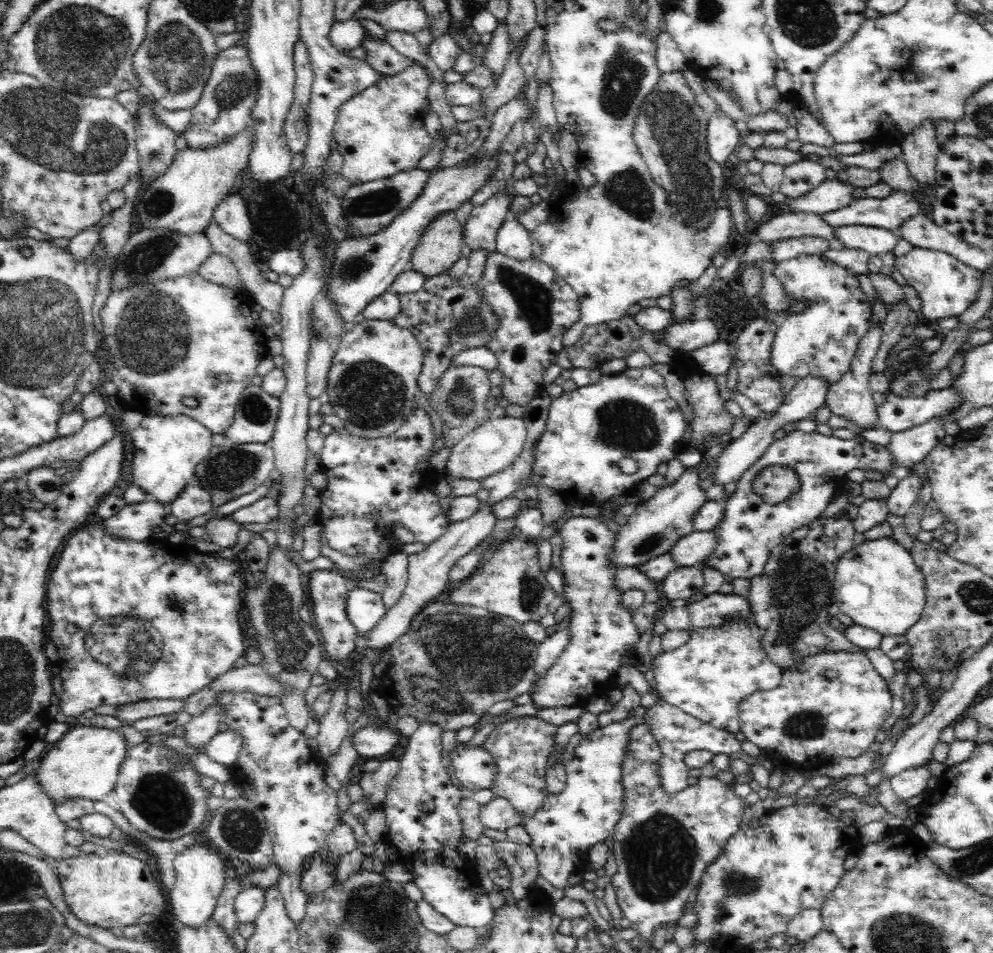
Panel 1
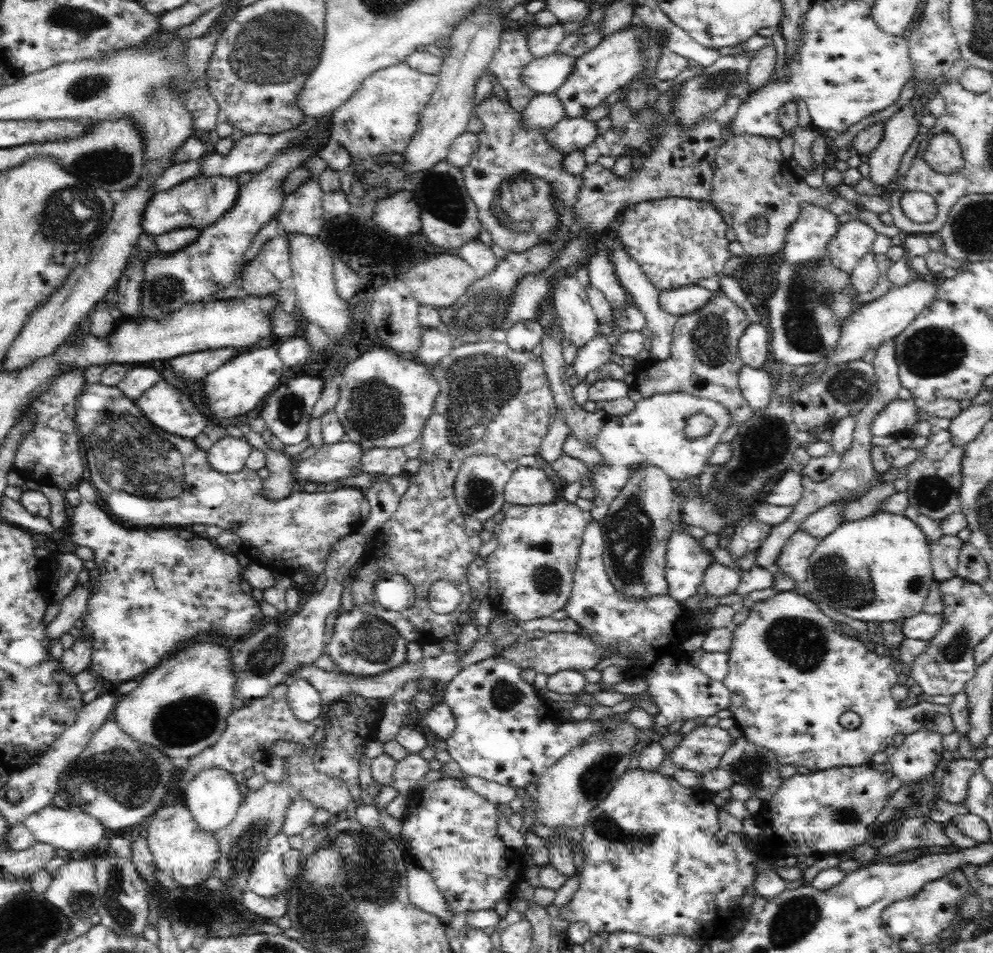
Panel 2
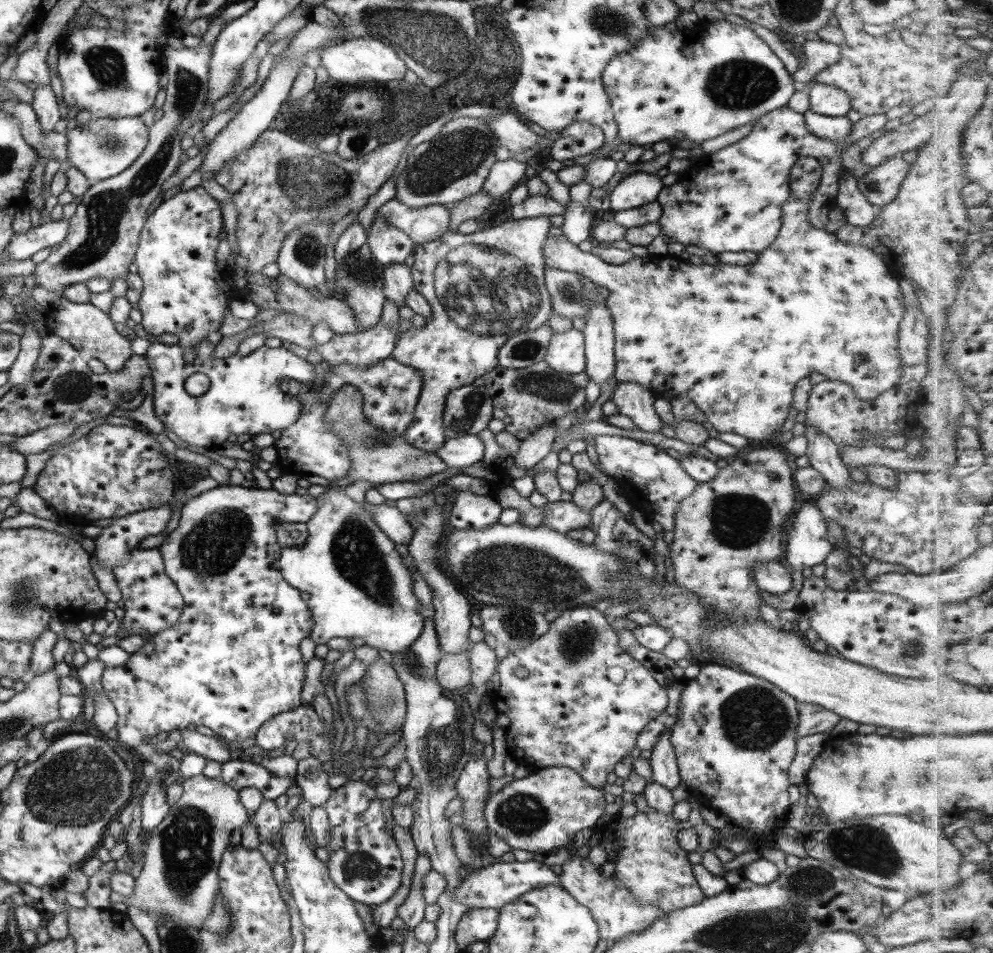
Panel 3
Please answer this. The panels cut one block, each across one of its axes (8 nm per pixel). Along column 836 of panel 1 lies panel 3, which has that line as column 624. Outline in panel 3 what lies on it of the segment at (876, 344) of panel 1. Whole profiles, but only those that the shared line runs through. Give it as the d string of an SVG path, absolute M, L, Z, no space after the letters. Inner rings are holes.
M623 381L614 388L609 400L615 405L617 413L631 419L637 429L658 432L661 422L653 410L656 397L649 389Z

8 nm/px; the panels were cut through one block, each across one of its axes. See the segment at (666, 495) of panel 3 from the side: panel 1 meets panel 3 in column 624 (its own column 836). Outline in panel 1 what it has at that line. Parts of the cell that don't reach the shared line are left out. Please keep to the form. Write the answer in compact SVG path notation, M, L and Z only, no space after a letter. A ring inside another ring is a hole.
M794 429L786 432L782 438L772 440L764 454L735 482L734 492L723 502L722 520L718 520L718 524L712 530L716 535L717 544L713 552L700 562L698 569L702 572L705 568L718 570L724 576L734 579L750 579L762 574L774 548L782 544L795 530L820 517L826 506L847 484L846 474L854 468L884 473L882 480L888 476L899 475L900 472L895 466L891 450L886 445L872 443L860 434L854 434L848 440L840 440L834 435L822 435L815 431L806 433Z

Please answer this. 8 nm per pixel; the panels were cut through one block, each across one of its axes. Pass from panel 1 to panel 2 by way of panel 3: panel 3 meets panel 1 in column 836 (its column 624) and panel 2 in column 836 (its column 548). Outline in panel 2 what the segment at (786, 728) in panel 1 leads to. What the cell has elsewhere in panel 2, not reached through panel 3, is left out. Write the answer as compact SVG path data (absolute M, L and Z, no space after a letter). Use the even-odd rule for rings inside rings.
M795 590L776 593L768 599L751 603L746 620L736 624L734 630L730 632L730 650L726 652L728 655L728 672L724 680L721 680L726 689L730 691L730 704L728 704L727 709L731 712L731 716L736 724L741 728L743 740L754 745L755 748L764 748L767 752L772 752L775 755L775 761L781 766L789 764L795 768L806 767L810 770L810 773L814 773L835 767L856 767L870 764L872 757L876 753L885 752L890 745L894 744L894 736L897 734L904 734L907 737L921 730L937 730L942 735L954 732L954 723L952 723L952 717L950 717L947 705L924 701L919 702L917 705L900 707L898 701L892 697L891 693L892 688L899 684L898 675L894 671L892 657L883 655L879 649L868 649L866 644L856 638L856 635L841 632L835 624L836 622L822 613L814 600L808 598L806 594ZM848 710L855 712L861 718L860 724L855 728L848 729L839 723L840 716L848 712Z

